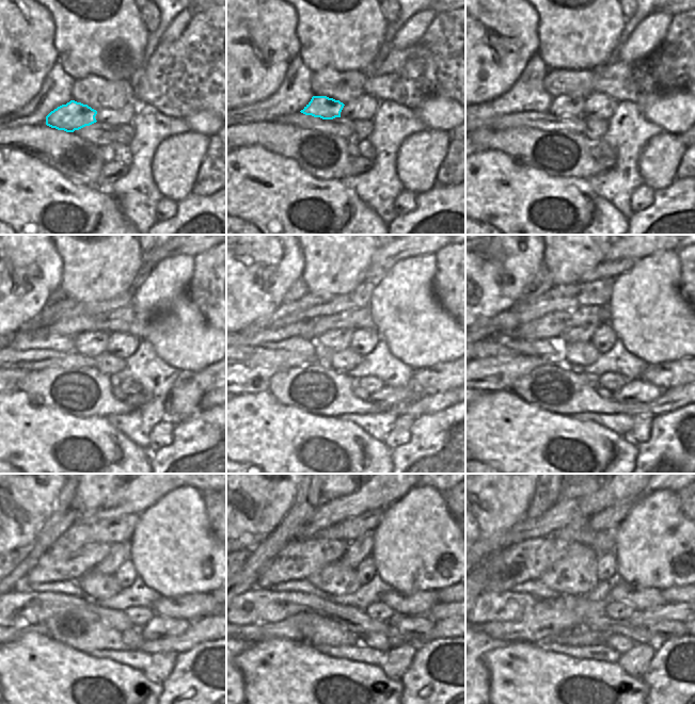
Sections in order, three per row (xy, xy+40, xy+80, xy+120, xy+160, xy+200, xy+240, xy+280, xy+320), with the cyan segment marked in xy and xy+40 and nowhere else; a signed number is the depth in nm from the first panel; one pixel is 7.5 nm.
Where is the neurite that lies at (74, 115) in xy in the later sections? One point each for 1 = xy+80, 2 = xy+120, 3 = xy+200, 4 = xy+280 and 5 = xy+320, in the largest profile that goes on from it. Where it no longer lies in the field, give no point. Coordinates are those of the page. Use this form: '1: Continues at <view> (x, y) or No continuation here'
1: Continues at xy+80 (562, 106)
2: Continues at xy+120 (94, 342)
3: Continues at xy+200 (582, 334)
4: Continues at xy+280 (351, 559)
5: Continues at xy+320 (597, 549)

